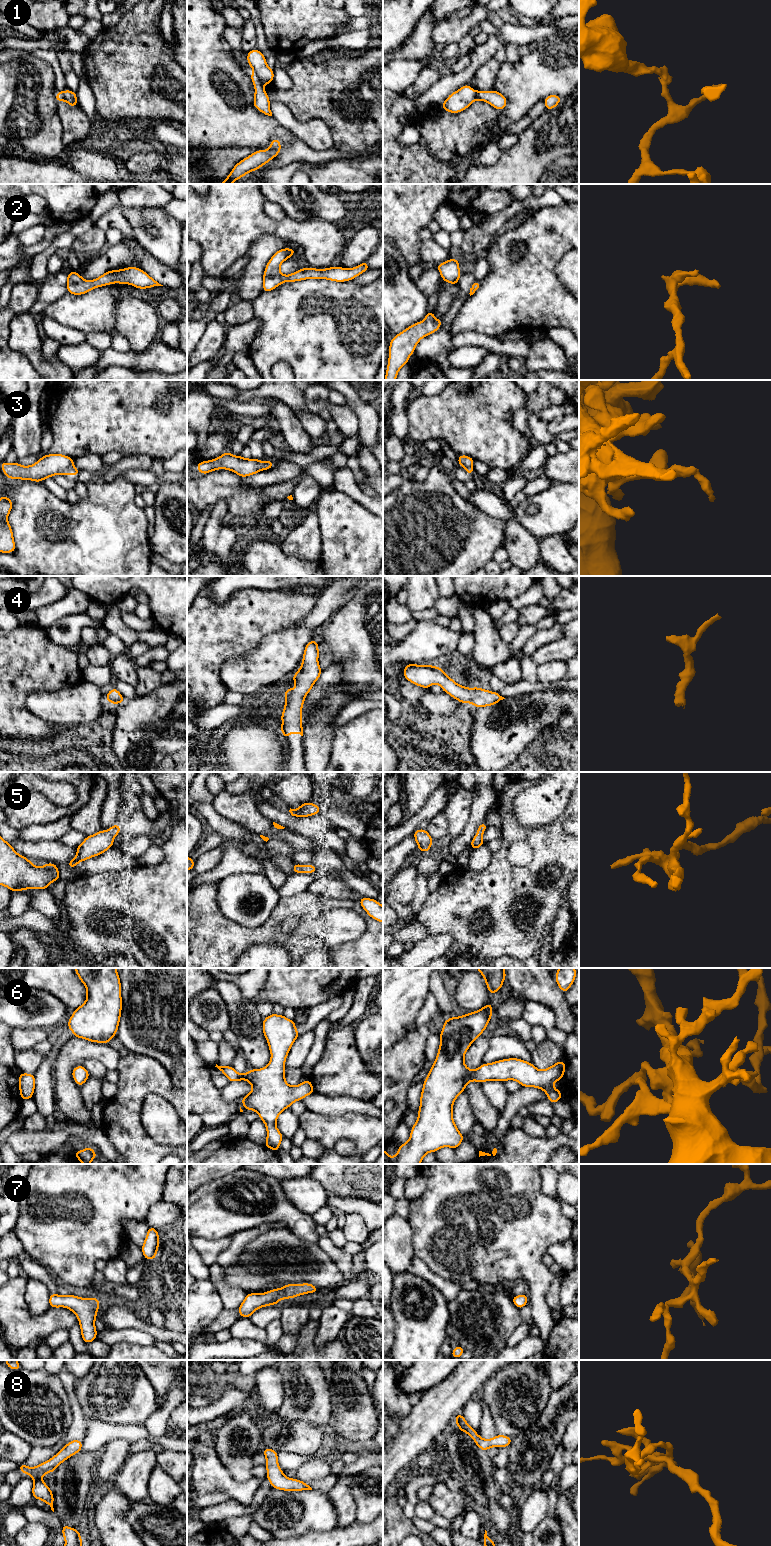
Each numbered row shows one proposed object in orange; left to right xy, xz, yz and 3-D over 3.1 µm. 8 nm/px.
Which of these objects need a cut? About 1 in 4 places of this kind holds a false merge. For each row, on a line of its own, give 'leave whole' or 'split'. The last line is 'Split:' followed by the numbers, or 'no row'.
1: split
2: leave whole
3: split
4: leave whole
5: leave whole
6: leave whole
7: leave whole
8: leave whole
Split: 1, 3

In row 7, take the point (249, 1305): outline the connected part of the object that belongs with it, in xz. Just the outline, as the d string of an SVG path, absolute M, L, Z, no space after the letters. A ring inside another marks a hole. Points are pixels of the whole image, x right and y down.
M310 1283L286 1284L282 1288L272 1289L266 1293L247 1293L245 1299L237 1310L240 1313L240 1317L250 1318L259 1308L269 1305L278 1305L280 1299L286 1300L300 1295L317 1292L317 1287Z

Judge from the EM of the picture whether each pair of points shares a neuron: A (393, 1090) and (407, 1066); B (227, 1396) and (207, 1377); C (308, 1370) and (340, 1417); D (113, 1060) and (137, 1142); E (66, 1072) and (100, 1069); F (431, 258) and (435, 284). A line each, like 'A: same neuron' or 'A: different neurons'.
A: same neuron
B: different neurons
C: different neurons
D: different neurons
E: different neurons
F: different neurons

